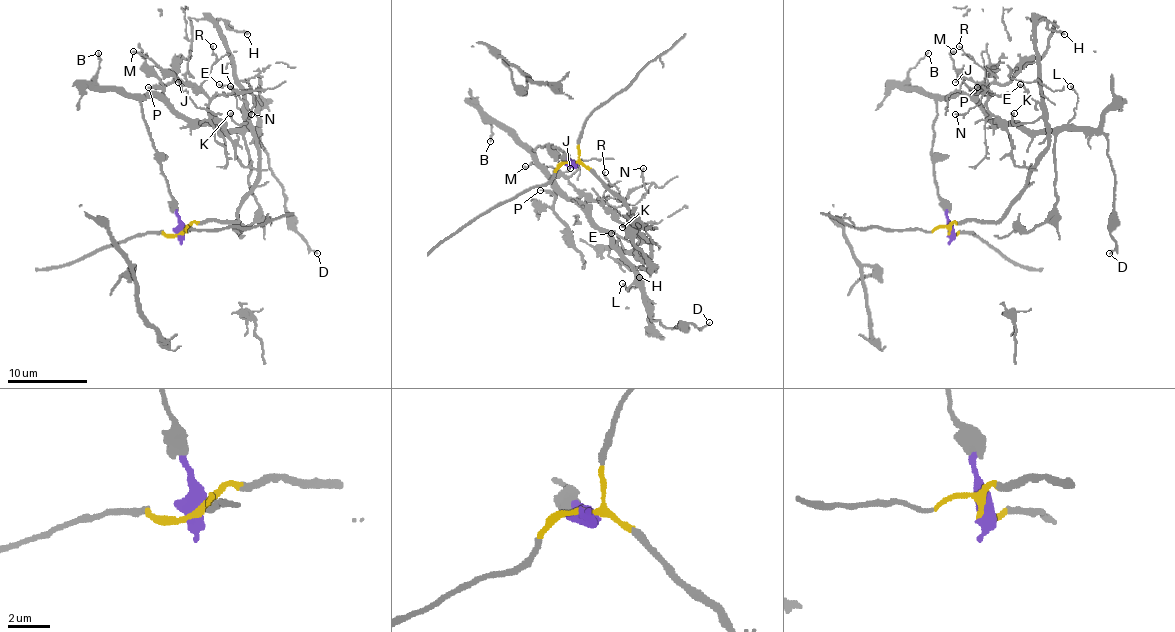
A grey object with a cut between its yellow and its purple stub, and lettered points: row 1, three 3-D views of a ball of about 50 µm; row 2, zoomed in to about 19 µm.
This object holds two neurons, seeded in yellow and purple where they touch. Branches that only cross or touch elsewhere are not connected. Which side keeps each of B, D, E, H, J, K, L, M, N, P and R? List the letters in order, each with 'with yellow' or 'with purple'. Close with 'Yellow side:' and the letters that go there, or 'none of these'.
B: with purple
D: with purple
E: with yellow
H: with yellow
J: with yellow
K: with yellow
L: with purple
M: with yellow
N: with yellow
P: with purple
R: with yellow
Yellow side: E, H, J, K, M, N, R

